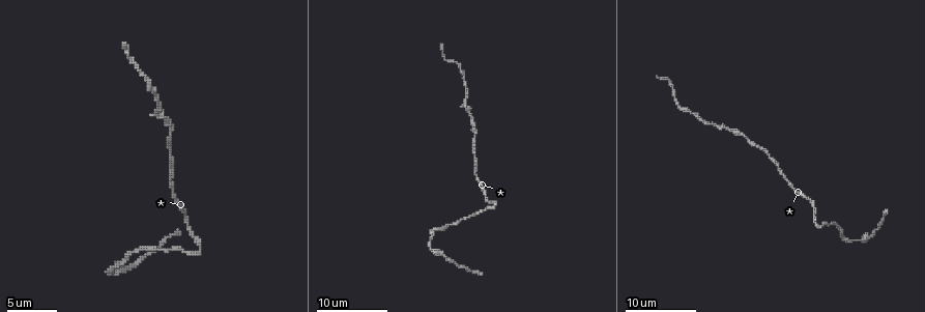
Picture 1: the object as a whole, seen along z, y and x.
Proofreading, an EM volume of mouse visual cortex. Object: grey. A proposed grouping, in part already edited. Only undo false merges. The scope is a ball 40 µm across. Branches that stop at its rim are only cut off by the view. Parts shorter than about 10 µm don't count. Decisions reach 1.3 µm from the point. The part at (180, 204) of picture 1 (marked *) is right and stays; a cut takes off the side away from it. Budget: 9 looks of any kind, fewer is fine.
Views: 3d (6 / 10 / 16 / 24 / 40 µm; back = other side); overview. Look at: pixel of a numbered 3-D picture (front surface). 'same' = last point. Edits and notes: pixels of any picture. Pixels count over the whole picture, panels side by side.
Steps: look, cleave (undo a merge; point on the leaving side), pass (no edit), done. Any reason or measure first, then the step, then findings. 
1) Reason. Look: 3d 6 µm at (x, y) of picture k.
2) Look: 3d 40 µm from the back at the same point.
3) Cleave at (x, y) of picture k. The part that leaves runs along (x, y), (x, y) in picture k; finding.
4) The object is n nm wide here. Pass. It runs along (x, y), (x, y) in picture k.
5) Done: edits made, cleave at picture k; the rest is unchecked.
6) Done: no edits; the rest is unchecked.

Calibre changes. Look: 3d 16 µm at (816, 217) of picture 1.

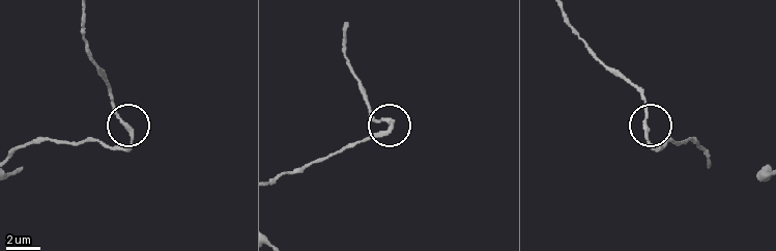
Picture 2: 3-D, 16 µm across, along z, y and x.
Pass. It runs along (360, 83), (363, 99), (374, 116), (392, 123), (378, 135) in picture 2; continuous, no second neuron.

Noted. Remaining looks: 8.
A narrow waist. Look: 3d 6 µm at (136, 250) of picture 1.

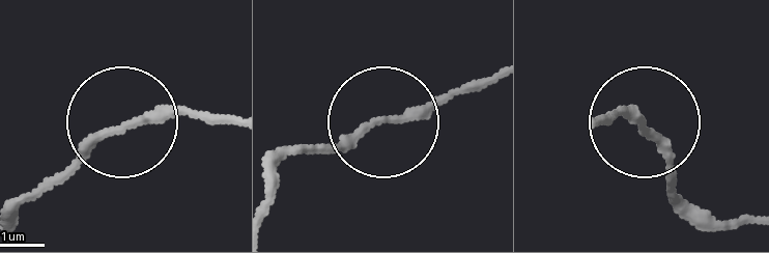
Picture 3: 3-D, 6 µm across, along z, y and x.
Pass. It runs along (596, 119), (641, 119), (674, 194) in picture 3; one neuron here.

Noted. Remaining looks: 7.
Sudden change in width. Look: 3d 6 µm at (170, 172) of picture 1.

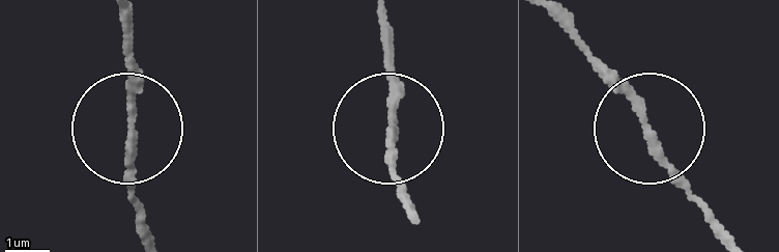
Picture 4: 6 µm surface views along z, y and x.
Pass. It runs along (415, 213), (390, 161), (390, 34) in picture 4; one neuron here.

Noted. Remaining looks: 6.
Thin neck. Look: 3d 10 µm at (470, 117) of picture 1.

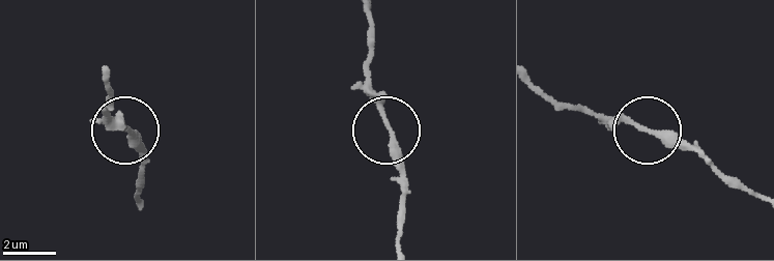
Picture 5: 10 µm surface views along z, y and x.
Look: 3d 6 µm at (640, 129) of picture 5.

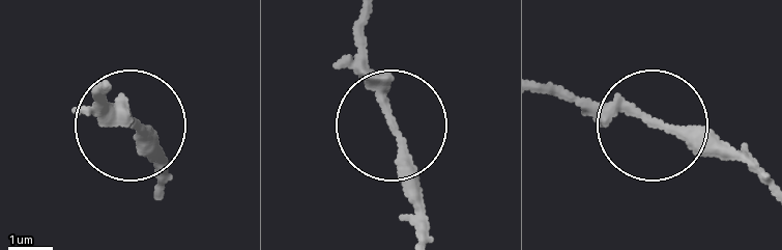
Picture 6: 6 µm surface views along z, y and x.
Pass. It runs along (418, 237), (418, 181), (355, 39) in picture 6; all the same neuron.

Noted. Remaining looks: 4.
Done: no edits; the rest is unchecked.

